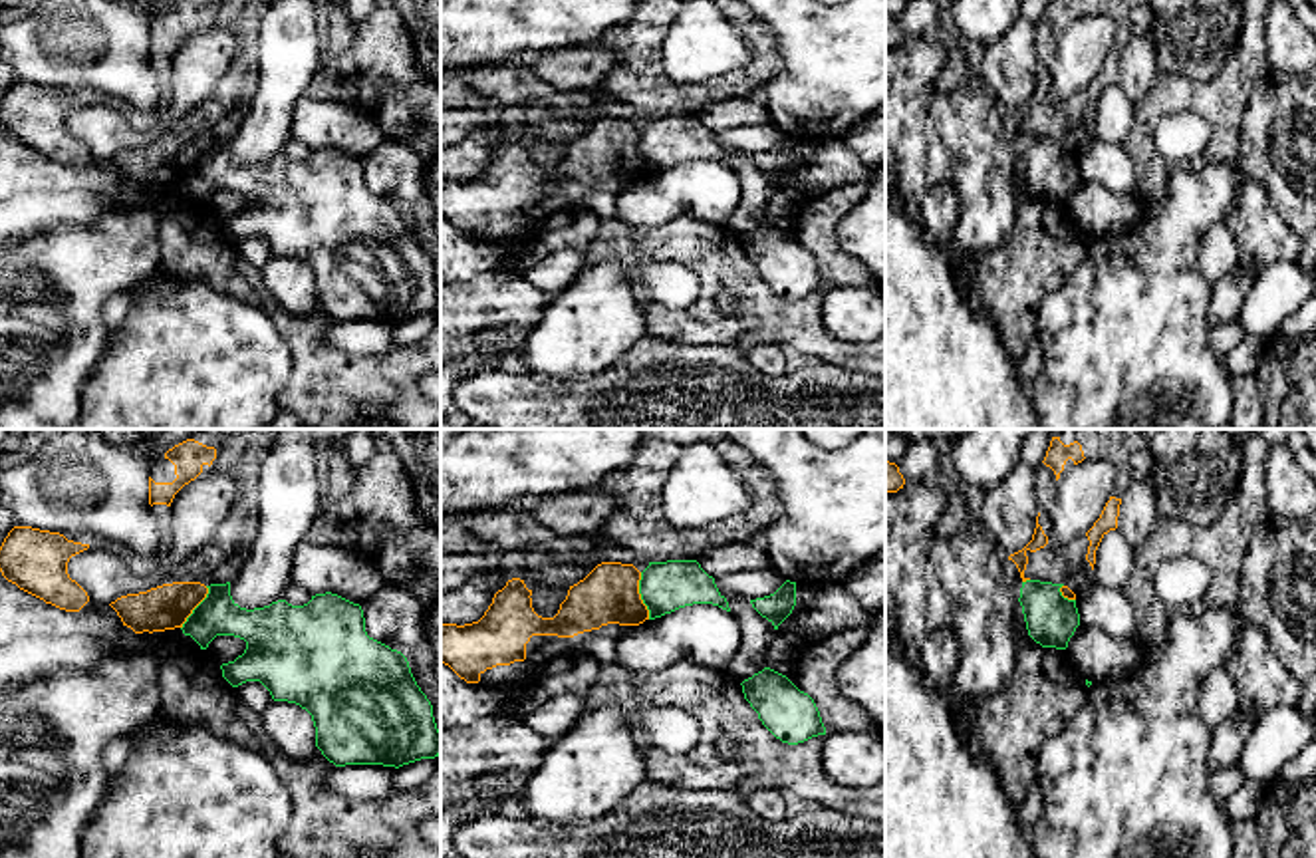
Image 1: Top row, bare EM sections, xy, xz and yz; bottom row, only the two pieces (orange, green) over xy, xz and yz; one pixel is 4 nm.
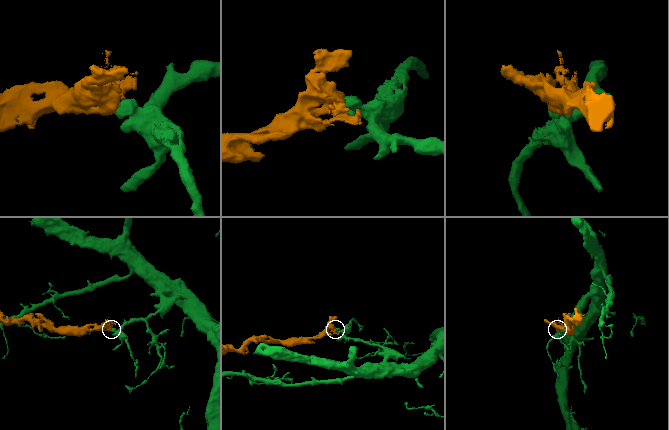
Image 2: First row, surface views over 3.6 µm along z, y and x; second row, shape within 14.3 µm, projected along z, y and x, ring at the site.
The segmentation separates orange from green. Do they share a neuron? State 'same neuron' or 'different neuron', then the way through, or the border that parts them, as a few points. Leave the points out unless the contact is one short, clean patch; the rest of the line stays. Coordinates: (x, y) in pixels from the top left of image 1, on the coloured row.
different neuron | along xz (640, 572), (640, 598), (650, 618)

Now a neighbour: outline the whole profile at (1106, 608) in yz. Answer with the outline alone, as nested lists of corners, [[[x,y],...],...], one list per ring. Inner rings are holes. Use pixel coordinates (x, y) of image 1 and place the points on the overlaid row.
[[[1094,582],[1076,594],[1076,608],[1082,626],[1098,628],[1116,638],[1133,638],[1135,614],[1121,588],[1106,588]]]

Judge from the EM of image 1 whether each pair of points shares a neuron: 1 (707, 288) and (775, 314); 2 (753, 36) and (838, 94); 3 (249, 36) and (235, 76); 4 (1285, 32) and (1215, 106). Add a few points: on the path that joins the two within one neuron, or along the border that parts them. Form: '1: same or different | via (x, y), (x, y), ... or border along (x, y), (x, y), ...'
1: same | via (723, 283), (743, 283), (759, 298)
2: different | border along (759, 20), (781, 56), (763, 86)
3: same | via (249, 46), (245, 66)
4: different | border along (1263, 20), (1265, 58), (1271, 72)

